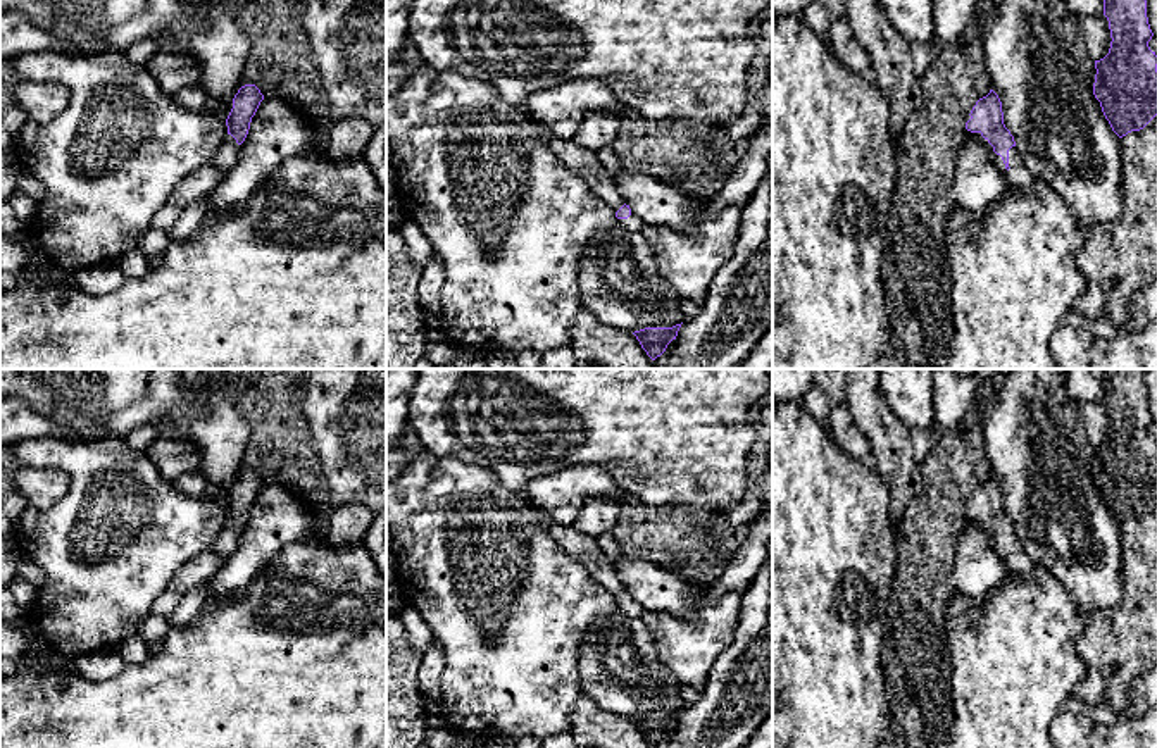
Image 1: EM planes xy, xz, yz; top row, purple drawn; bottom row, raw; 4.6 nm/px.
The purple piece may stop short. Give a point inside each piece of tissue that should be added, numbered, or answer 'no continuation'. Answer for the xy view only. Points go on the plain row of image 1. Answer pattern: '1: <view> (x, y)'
1: xy (225, 545)

